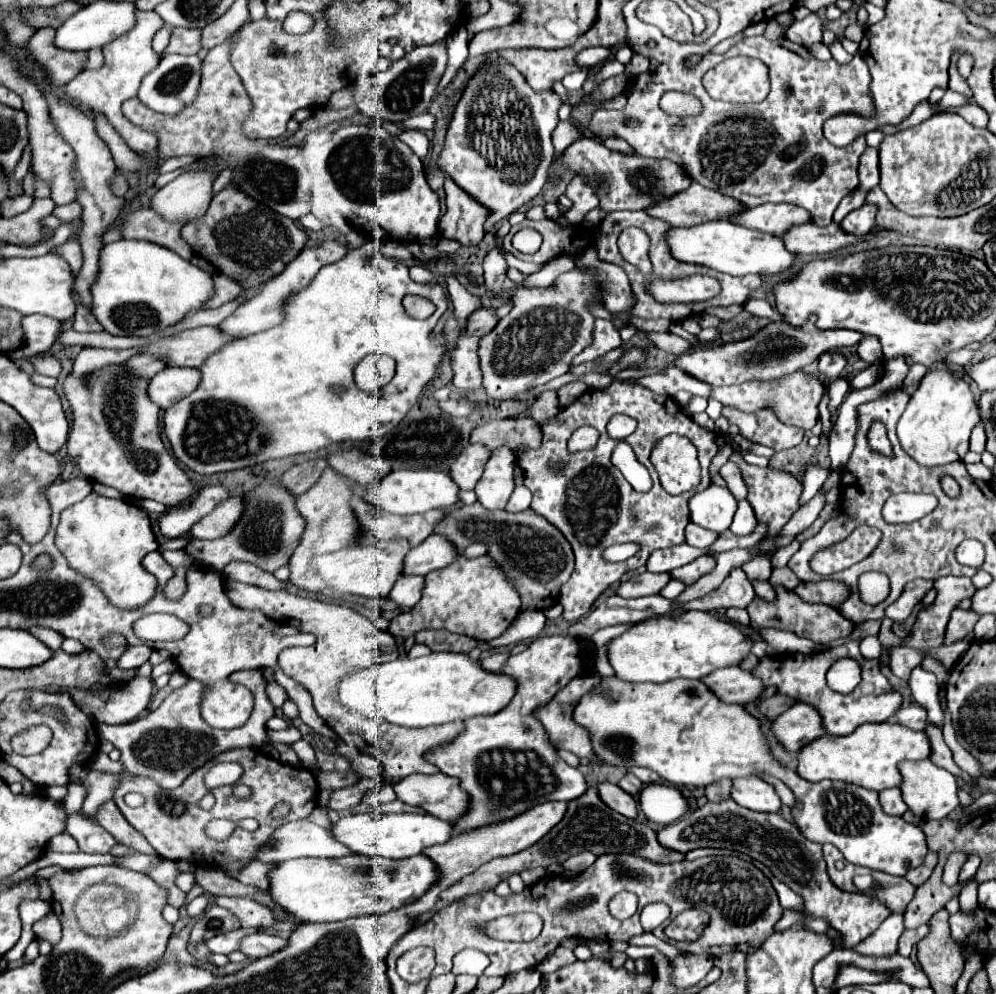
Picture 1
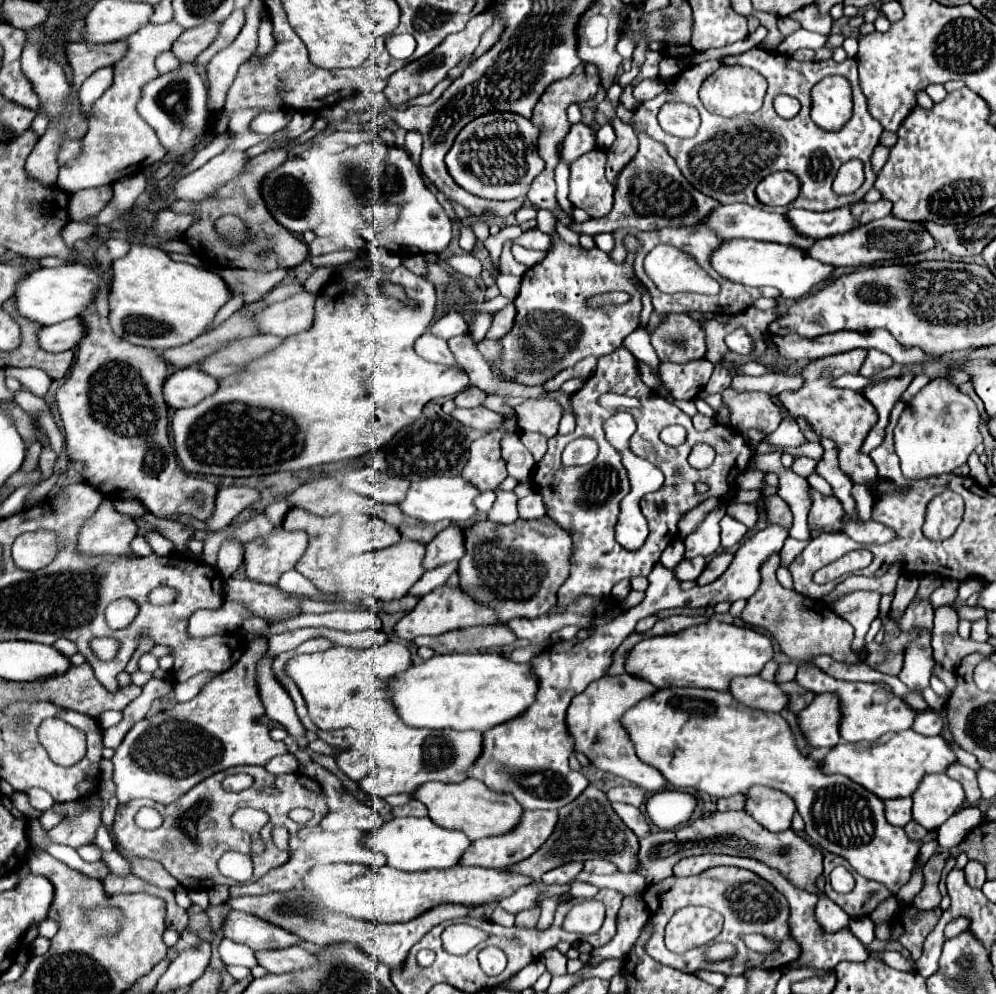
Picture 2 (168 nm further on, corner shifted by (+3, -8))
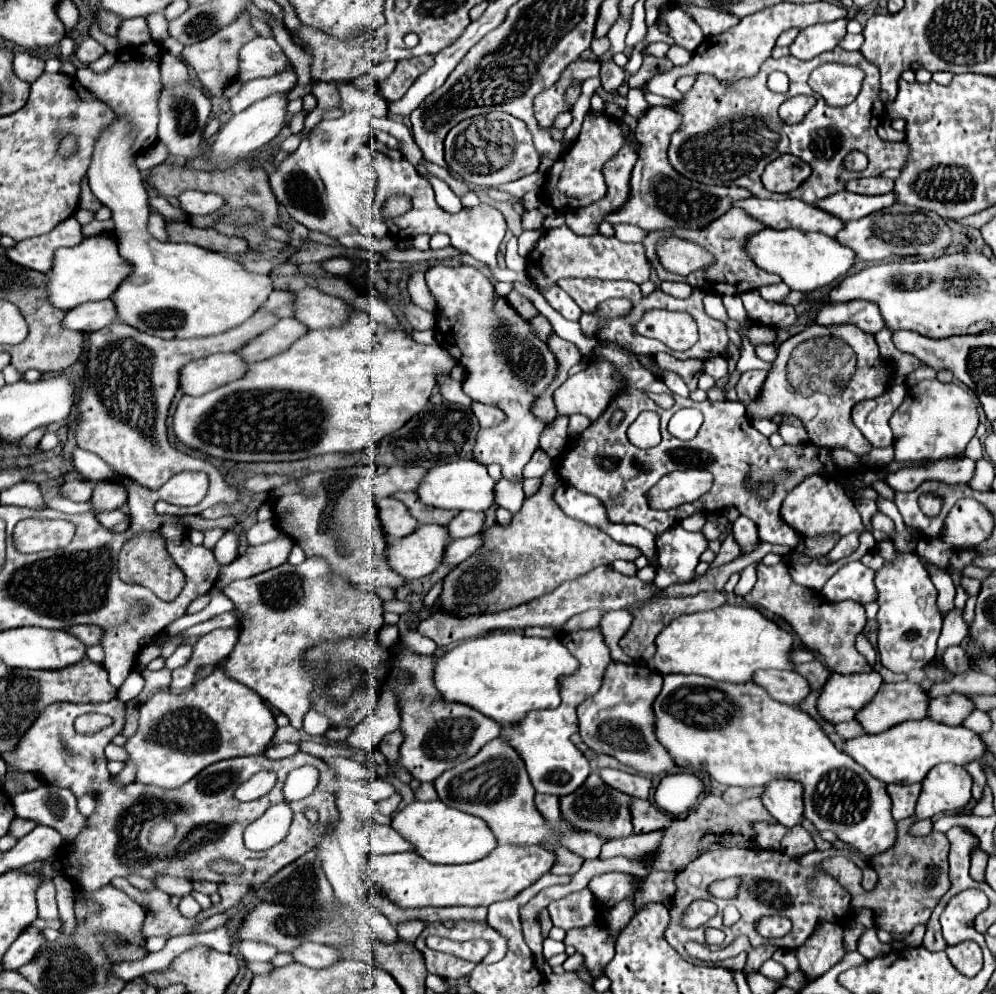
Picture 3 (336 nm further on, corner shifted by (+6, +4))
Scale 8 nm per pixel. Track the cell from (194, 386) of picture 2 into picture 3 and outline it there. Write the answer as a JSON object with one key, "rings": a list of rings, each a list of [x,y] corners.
{"rings":[[[233,352],[193,360],[179,372],[179,386],[185,394],[201,396],[221,384],[241,378],[245,374],[245,366],[247,364],[243,364],[243,360]]]}

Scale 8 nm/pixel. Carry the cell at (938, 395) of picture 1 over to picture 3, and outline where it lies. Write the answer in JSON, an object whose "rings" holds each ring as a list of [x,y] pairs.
{"rings":[[[923,380],[909,388],[903,404],[891,416],[889,426],[895,436],[895,462],[921,462],[965,452],[979,426],[979,400],[967,388],[955,382]]]}

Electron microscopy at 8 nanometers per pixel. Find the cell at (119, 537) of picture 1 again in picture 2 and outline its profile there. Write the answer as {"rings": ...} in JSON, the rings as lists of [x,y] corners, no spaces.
{"rings":[[[104,500],[94,516],[84,522],[78,548],[84,554],[130,554],[130,542],[138,528],[130,516],[124,516],[112,508],[110,500]]]}

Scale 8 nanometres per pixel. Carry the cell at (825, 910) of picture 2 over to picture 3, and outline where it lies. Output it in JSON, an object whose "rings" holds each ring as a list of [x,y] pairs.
{"rings":[[[805,819],[802,821],[802,826],[811,834],[813,840],[816,844],[817,850],[827,850],[832,847],[832,844],[826,840],[823,840],[819,835],[819,831],[809,822],[809,820]]]}

